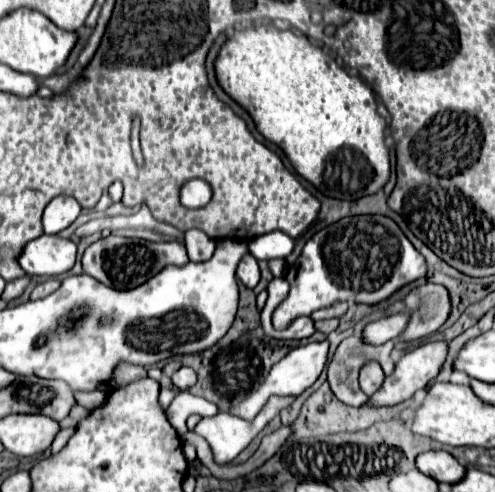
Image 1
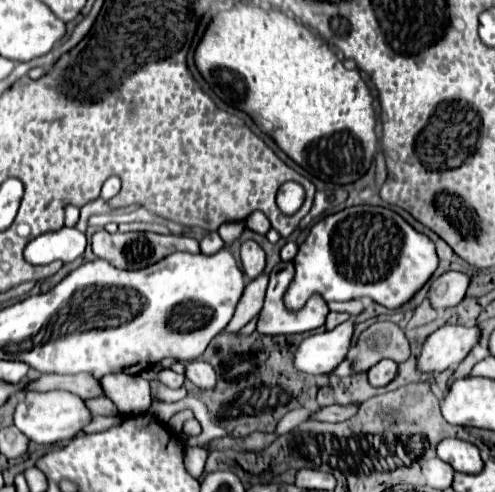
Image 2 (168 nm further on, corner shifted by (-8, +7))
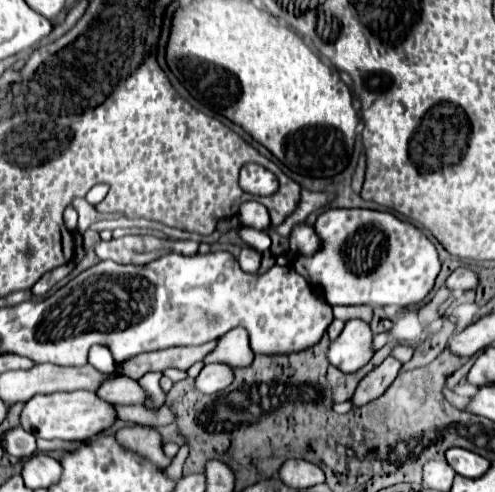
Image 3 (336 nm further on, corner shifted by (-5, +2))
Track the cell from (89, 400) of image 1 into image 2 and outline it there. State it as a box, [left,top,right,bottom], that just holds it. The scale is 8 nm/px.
[100,375,152,413]

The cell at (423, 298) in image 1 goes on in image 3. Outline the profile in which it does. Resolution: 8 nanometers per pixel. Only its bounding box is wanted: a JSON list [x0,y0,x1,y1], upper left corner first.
[445,266,479,292]

